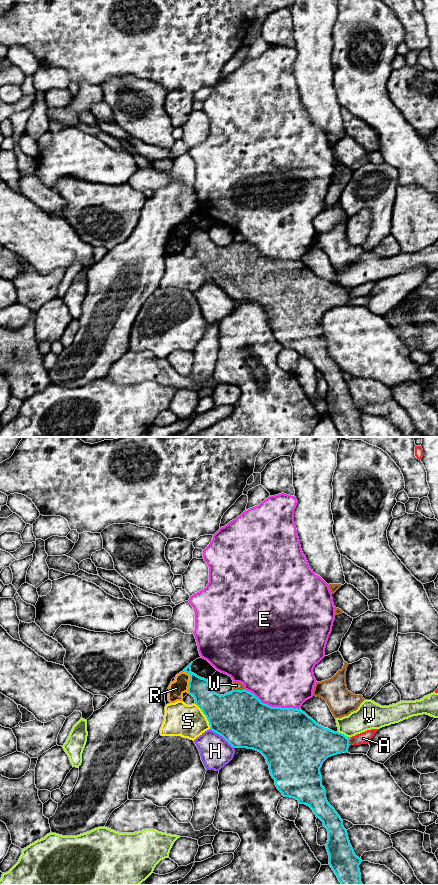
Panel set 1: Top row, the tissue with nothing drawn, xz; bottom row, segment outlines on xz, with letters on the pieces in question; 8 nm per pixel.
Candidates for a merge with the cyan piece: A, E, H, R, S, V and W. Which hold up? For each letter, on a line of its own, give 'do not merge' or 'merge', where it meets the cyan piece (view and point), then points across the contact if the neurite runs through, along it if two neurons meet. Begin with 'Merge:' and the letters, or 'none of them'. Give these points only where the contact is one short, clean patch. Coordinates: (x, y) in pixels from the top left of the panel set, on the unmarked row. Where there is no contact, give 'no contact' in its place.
Merge: none of them
A: do not merge; meets cyan in xz at (348, 294)
E: do not merge; meets cyan in xz at (272, 259)
H: do not merge; meets cyan in xz at (222, 288)
R: do not merge; meets cyan in xz at (189, 233); border along xz (183, 223), (189, 227), (187, 244)
S: do not merge; meets cyan in xz at (205, 267)
V: do not merge; meets cyan in xz at (343, 286)
W: do not merge; meets cyan in xz at (238, 242); border along xz (244, 241), (233, 242)

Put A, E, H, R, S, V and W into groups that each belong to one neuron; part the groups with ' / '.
A / E / H / R / S / V / W

